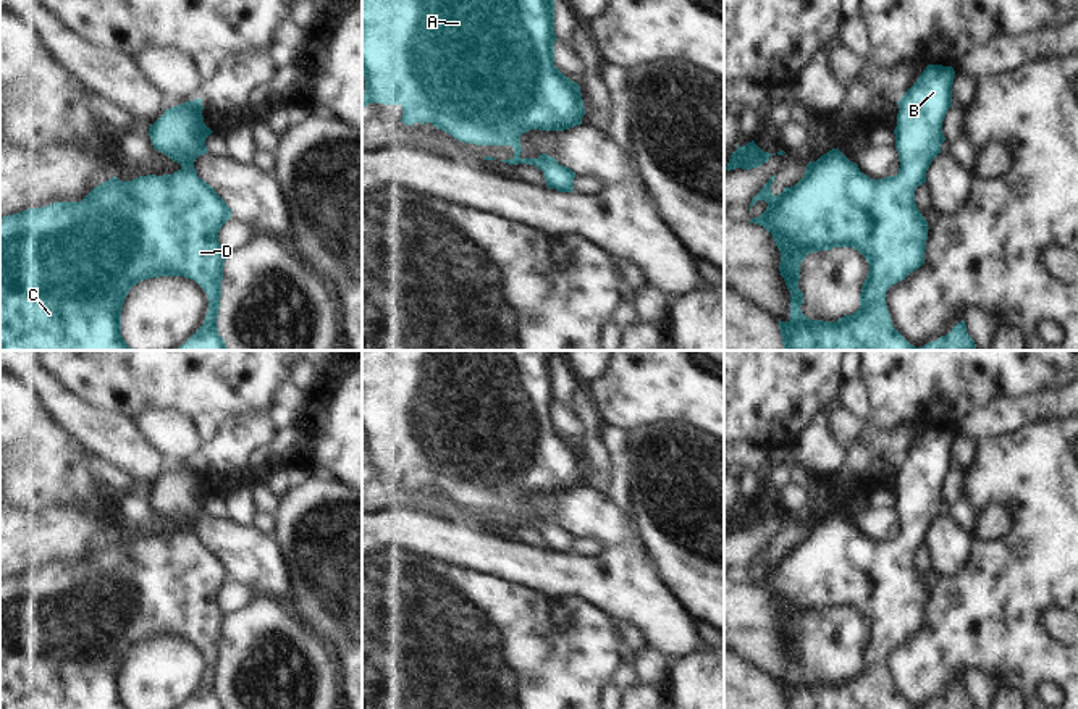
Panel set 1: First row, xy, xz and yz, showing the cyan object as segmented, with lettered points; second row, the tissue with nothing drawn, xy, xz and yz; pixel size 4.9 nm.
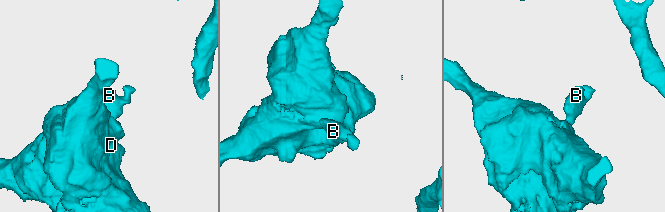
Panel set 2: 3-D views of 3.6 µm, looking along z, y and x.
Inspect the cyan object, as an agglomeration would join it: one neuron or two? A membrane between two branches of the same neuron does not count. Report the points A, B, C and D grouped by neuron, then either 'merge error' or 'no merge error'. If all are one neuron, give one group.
A B C D; no merge error

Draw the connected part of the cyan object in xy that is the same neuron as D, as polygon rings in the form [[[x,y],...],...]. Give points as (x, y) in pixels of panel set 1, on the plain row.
[[[202,460],[189,462],[166,470],[149,489],[154,510],[181,527],[173,536],[133,543],[113,538],[81,564],[53,564],[0,578],[0,709],[129,709],[121,698],[124,661],[139,643],[158,638],[194,641],[208,661],[204,686],[179,709],[226,709],[217,688],[226,622],[218,594],[231,580],[231,570],[194,530],[196,520],[208,515],[205,501],[213,494],[205,488],[202,472]]]

